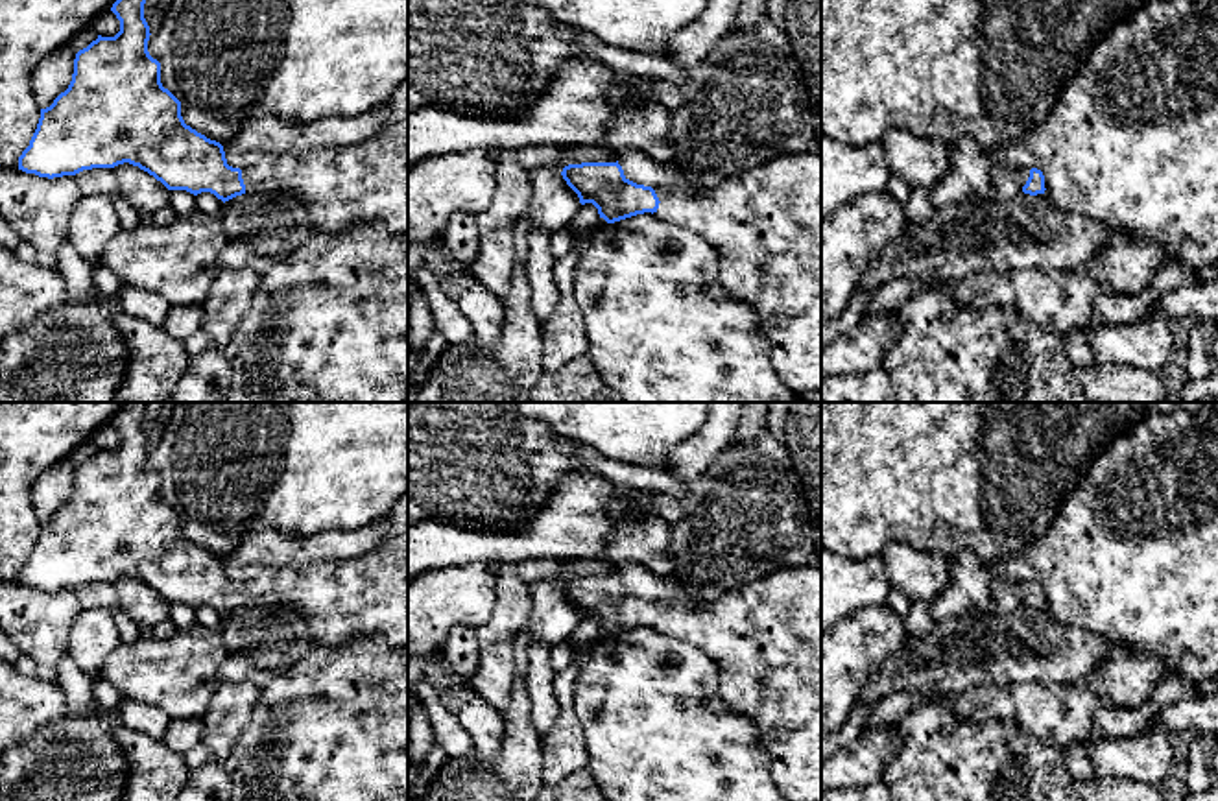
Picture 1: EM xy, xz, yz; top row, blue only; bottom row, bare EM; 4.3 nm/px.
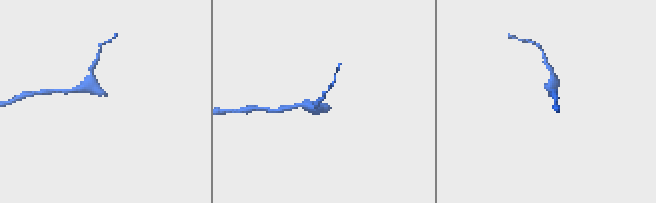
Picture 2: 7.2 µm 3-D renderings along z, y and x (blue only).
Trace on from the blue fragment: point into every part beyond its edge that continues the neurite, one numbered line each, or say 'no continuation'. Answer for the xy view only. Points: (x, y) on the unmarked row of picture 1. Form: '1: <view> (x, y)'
1: xy (368, 597)

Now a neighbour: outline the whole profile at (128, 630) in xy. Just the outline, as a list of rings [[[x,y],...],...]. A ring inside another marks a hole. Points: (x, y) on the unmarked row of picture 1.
[[[118,605],[113,609],[113,618],[120,633],[120,642],[129,644],[140,637],[138,624],[135,624]]]

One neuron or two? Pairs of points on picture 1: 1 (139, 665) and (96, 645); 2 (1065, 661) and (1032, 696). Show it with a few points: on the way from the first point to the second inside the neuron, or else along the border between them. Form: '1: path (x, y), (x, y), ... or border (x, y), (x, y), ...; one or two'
1: border (120, 643), (102, 665), (98, 676); two
2: border (1086, 680), (1074, 683), (1014, 681), (1001, 687); two

